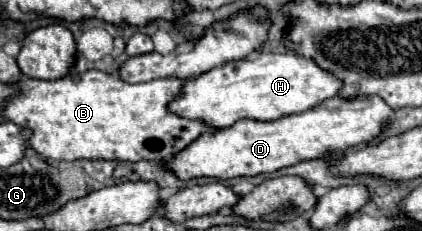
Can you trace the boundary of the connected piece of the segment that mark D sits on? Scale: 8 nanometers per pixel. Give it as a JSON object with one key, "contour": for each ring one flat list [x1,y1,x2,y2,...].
{"contour":[[332,97,304,113,280,117,274,121,242,119,228,129,206,131,188,147,184,147,184,151,166,159,164,167,168,167,168,171,180,181,196,177,234,179,242,175,274,173,282,167,290,167,306,159,318,159,332,151,342,153,350,147,372,141,392,113,394,111,380,97]]}

